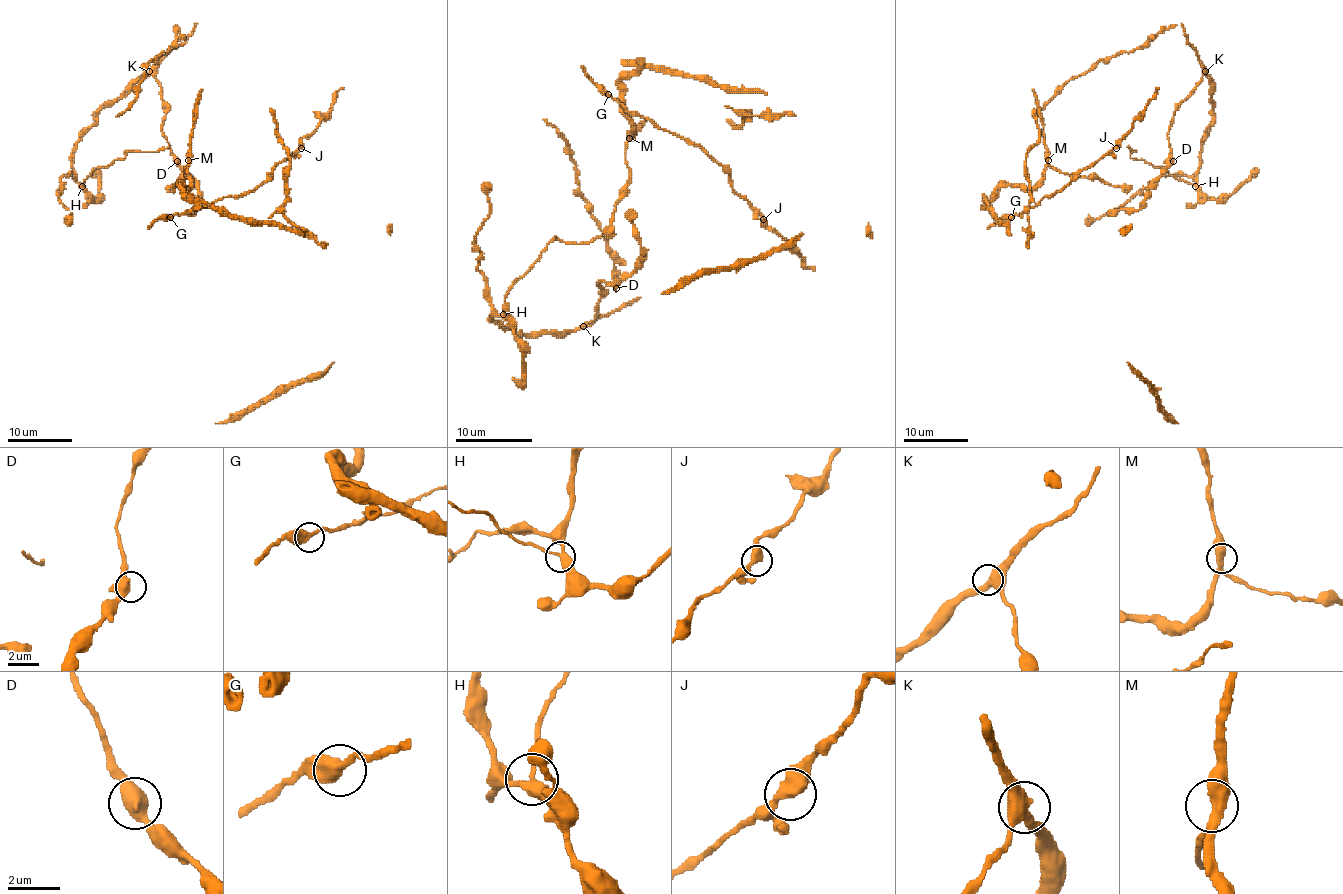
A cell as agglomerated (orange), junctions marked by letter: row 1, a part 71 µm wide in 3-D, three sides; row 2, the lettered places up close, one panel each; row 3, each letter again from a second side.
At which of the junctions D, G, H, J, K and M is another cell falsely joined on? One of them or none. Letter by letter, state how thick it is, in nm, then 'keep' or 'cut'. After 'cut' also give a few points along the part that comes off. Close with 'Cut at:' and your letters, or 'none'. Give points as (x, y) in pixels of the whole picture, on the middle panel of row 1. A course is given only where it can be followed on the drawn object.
D: 400 nm | keep
G: 440 nm | keep
H: 360 nm | cut | (503, 314), (508, 288), (554, 236), (564, 242), (589, 244), (608, 232)
J: 460 nm | keep
K: 500 nm | keep
M: 400 nm | keep
Cut at: H

